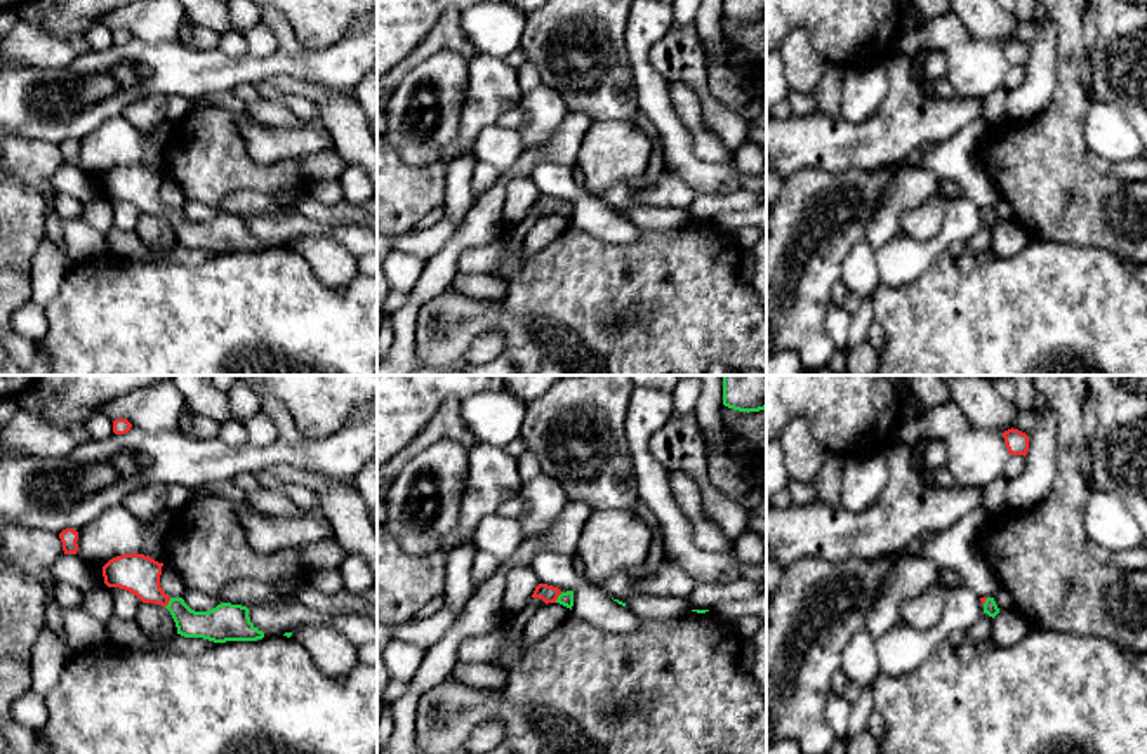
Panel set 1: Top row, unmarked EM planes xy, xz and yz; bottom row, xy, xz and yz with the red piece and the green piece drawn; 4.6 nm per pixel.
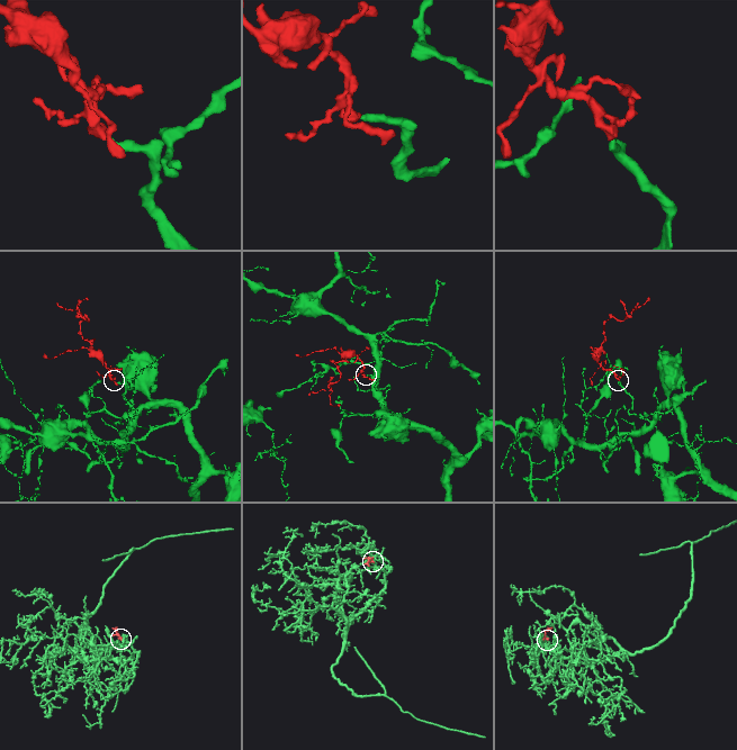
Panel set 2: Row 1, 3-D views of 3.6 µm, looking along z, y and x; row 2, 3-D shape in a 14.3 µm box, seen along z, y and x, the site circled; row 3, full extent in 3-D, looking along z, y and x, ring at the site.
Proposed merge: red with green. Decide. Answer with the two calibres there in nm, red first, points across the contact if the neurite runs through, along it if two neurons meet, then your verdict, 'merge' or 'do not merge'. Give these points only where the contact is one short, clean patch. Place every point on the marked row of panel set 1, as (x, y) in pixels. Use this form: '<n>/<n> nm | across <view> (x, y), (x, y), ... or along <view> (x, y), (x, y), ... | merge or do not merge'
80/60 nm | across xz (543, 591), (556, 598), (565, 598) | merge

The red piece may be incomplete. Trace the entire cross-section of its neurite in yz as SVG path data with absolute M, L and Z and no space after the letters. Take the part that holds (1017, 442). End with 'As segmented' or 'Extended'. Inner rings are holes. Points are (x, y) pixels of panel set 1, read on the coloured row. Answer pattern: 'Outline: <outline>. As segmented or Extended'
Outline: M1008 429L1003 433L1006 448L1010 455L1027 455L1029 450L1029 436L1018 429Z. As segmented

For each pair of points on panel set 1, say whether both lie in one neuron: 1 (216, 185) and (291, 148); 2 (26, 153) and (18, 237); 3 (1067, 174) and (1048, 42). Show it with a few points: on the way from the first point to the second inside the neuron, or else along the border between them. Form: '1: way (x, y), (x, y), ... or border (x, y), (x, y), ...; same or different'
1: border (238, 129), (245, 150), (261, 164), (299, 158); different
2: way (23, 174), (18, 188), (18, 216); same
3: border (1055, 46), (1057, 87), (1052, 98), (1029, 119); different

